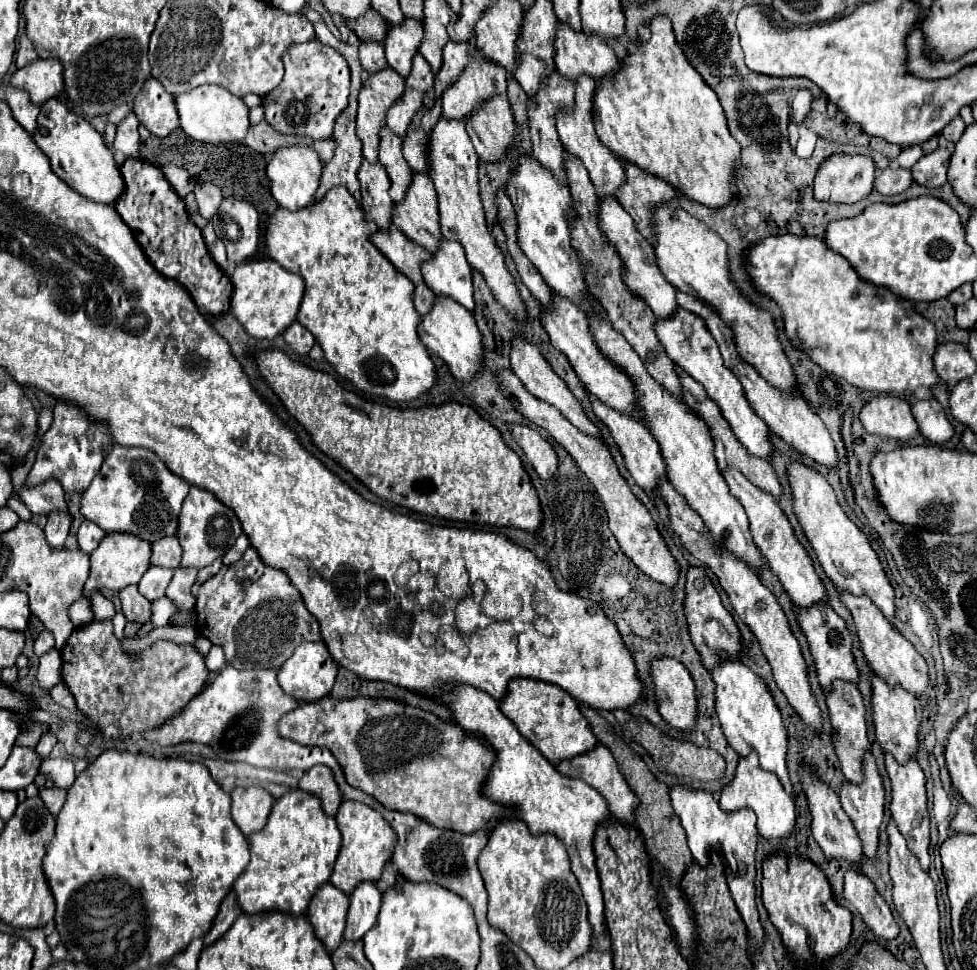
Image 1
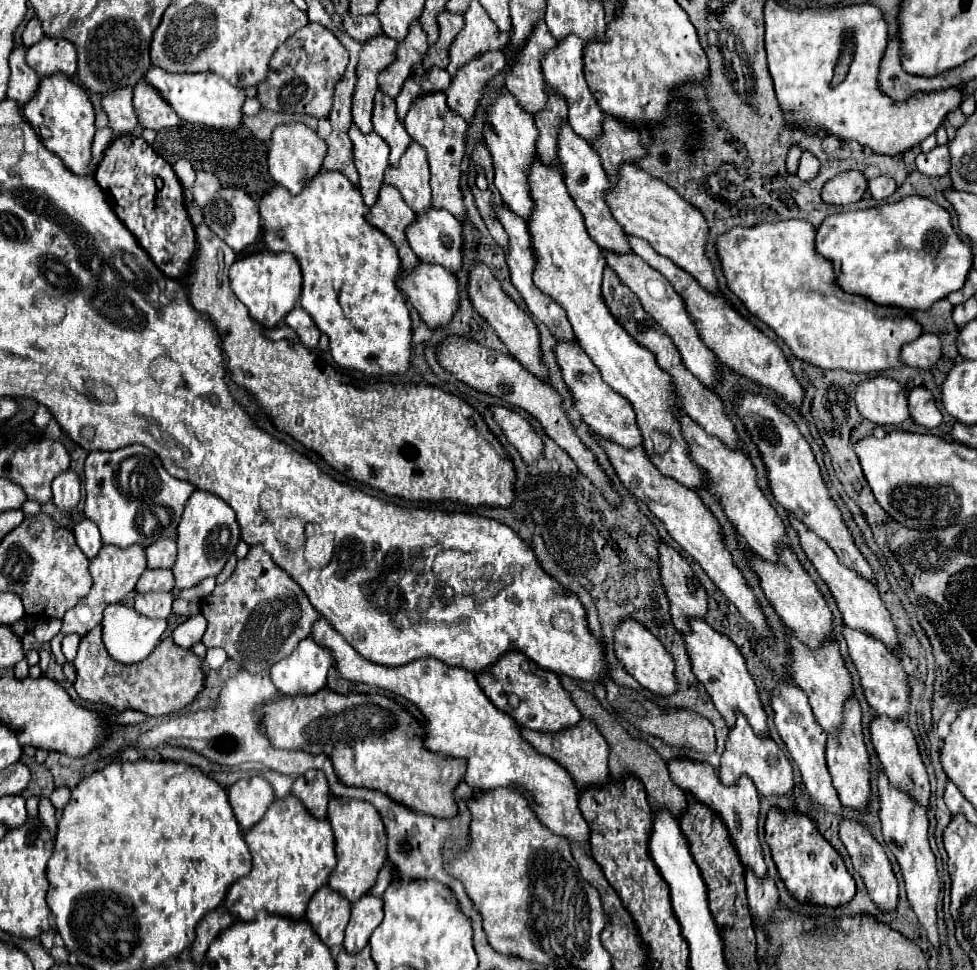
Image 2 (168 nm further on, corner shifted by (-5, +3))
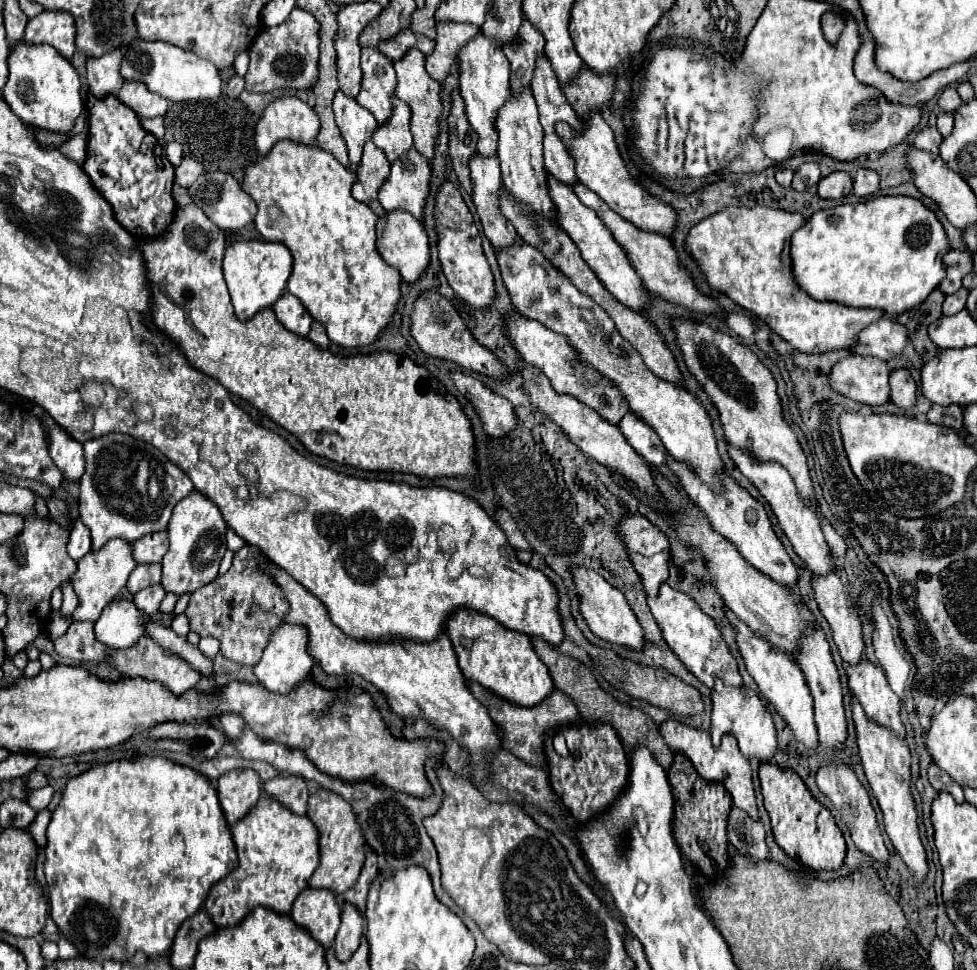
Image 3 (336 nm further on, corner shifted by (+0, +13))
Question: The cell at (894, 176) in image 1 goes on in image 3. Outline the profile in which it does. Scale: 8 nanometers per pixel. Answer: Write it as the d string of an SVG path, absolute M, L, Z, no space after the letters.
M857 169L853 177L853 193L857 197L867 197L875 195L879 189L879 175L871 169Z

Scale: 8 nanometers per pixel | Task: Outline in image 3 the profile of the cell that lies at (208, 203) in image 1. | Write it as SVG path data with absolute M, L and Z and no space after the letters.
M187 157L181 161L179 167L175 167L175 183L181 187L191 187L191 183L197 181L199 175L203 175L203 165Z

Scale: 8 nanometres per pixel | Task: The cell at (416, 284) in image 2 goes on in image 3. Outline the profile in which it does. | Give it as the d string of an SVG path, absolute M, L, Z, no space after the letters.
M387 211L377 221L377 249L389 265L393 265L407 283L415 283L429 265L429 239L417 217L409 211Z

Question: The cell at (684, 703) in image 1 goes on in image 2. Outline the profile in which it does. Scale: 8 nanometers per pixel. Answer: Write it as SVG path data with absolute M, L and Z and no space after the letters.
M626 619L622 621L616 631L614 631L614 647L616 647L616 655L622 659L626 671L648 691L652 691L658 697L672 697L678 693L680 683L676 679L676 663L672 659L672 655L664 649L664 645L640 623L636 623L634 619Z

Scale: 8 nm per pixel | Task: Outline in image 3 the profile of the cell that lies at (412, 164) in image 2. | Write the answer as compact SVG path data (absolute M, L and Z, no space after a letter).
M391 97L391 117L377 125L375 133L373 133L373 141L375 145L379 145L389 161L399 159L403 153L407 153L413 147L413 137L411 137L411 129L409 129L409 109L407 105L403 105L403 101L399 97Z

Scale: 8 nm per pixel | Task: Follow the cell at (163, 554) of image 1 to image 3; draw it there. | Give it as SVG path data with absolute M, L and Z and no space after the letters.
M159 531L159 533L147 533L143 535L139 541L135 541L131 545L133 549L133 559L137 563L161 563L163 555L169 549L169 539L167 539L167 531Z

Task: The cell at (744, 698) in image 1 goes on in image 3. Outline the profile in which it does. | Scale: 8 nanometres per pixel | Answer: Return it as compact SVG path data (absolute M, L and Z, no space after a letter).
M661 583L659 593L655 597L647 595L647 605L649 605L667 645L673 649L673 653L685 663L685 667L695 677L699 677L705 685L709 685L709 689L711 689L715 677L723 679L723 683L727 683L727 685L743 683L743 679L737 671L737 661L729 653L729 647L723 641L719 629L715 627L715 621L709 615L705 615L689 595L685 595L679 589L669 587L667 583Z

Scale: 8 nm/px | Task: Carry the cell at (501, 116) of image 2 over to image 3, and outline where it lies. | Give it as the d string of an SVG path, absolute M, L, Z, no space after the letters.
M483 31L477 33L477 37L469 39L459 51L457 51L457 67L459 67L459 91L465 101L465 115L469 125L475 129L479 141L477 151L479 153L495 153L495 127L493 119L495 113L503 107L503 103L509 99L511 87L509 87L509 61L499 49L495 41L483 35Z

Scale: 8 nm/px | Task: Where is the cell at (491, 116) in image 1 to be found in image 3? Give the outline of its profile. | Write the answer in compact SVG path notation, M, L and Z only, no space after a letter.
M437 21L437 37L435 49L431 55L425 57L425 69L435 77L439 83L447 77L449 67L455 63L455 53L475 37L479 27L471 23L455 23L455 21Z

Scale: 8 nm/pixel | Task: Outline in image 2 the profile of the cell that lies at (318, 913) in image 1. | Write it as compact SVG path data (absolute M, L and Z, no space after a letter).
M328 885L316 891L316 895L308 903L306 919L330 949L342 947L344 929L350 919L350 907L350 901Z

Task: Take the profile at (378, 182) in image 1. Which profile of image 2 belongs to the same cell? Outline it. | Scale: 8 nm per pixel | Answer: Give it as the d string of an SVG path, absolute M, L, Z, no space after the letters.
M356 125L350 129L350 139L354 145L354 163L360 173L360 193L366 207L374 207L388 169L390 149L376 133L364 135Z

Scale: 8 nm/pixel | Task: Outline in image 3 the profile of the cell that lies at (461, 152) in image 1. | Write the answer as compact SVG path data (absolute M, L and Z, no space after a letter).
M411 47L403 55L403 59L399 59L399 61L393 63L393 67L397 71L395 95L409 105L409 109L411 109L411 133L413 133L415 147L419 149L419 153L423 153L431 161L431 157L435 153L435 143L437 143L437 137L439 137L437 119L441 115L441 99L439 99L441 85L433 77L429 77L429 73L425 71L423 57L425 55L417 47Z

